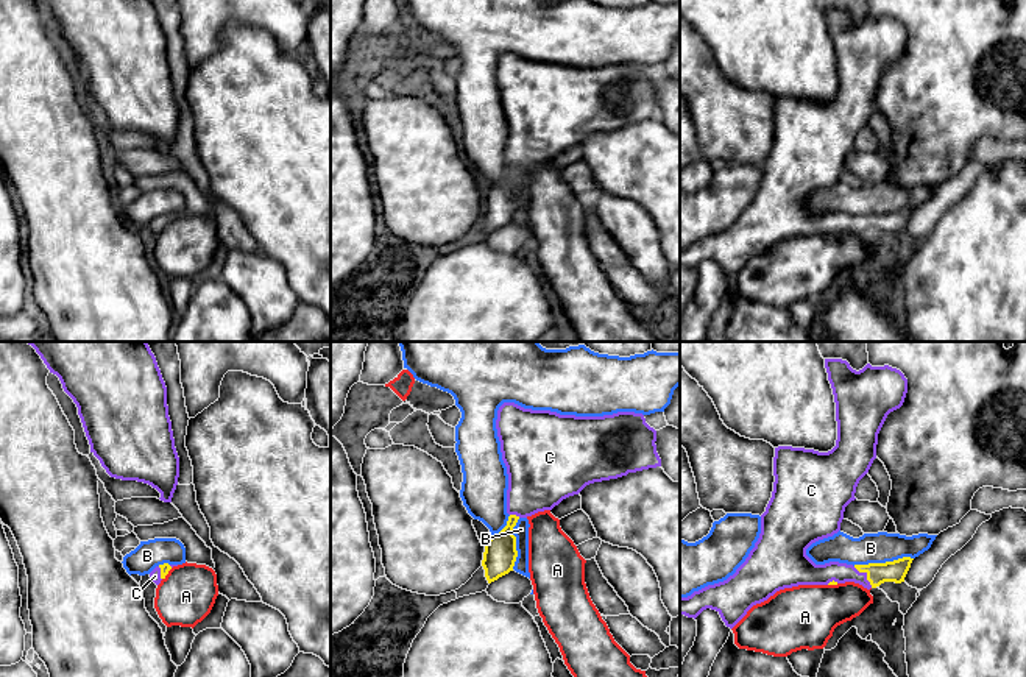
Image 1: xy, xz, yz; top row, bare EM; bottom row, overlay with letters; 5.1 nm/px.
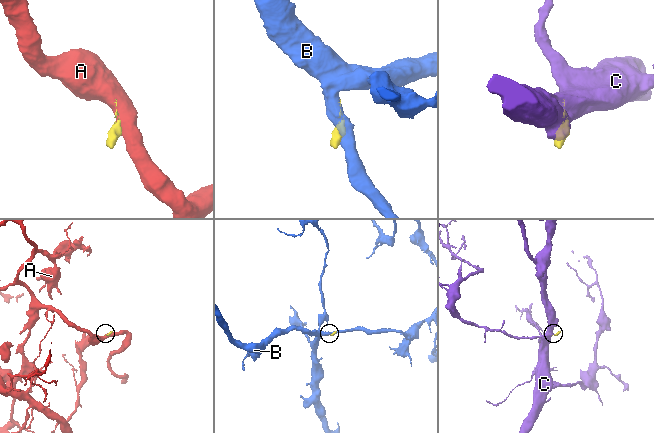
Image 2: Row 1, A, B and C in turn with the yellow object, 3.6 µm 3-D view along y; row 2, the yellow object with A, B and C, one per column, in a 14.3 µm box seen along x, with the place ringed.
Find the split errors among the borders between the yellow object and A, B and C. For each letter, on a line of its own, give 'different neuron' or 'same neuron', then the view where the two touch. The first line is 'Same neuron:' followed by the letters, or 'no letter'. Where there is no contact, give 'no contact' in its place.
Same neuron: C
A: different neuron; meets yellow in xy
B: different neuron; meets yellow in yz
C: same neuron; meets yellow in yz

